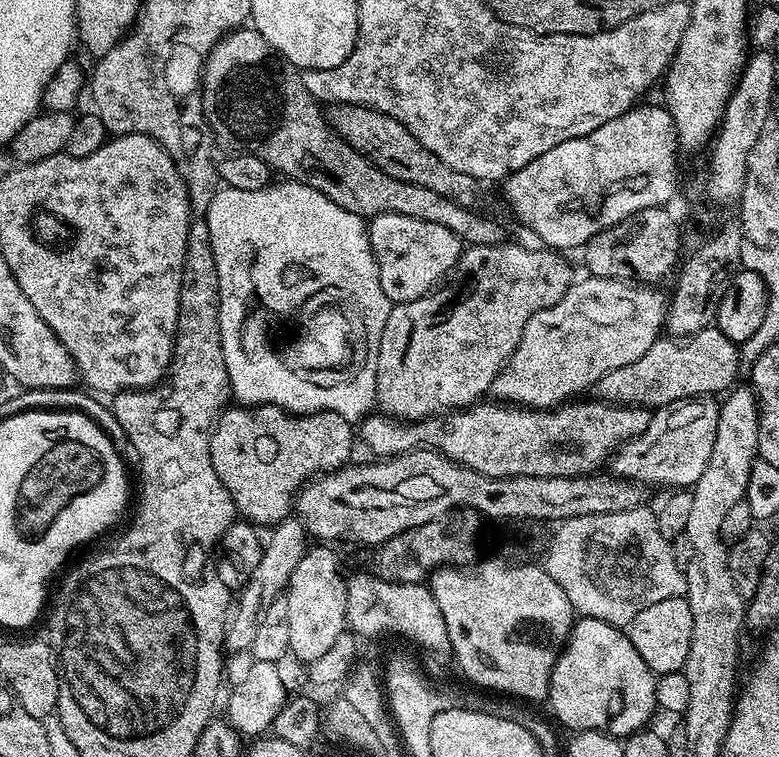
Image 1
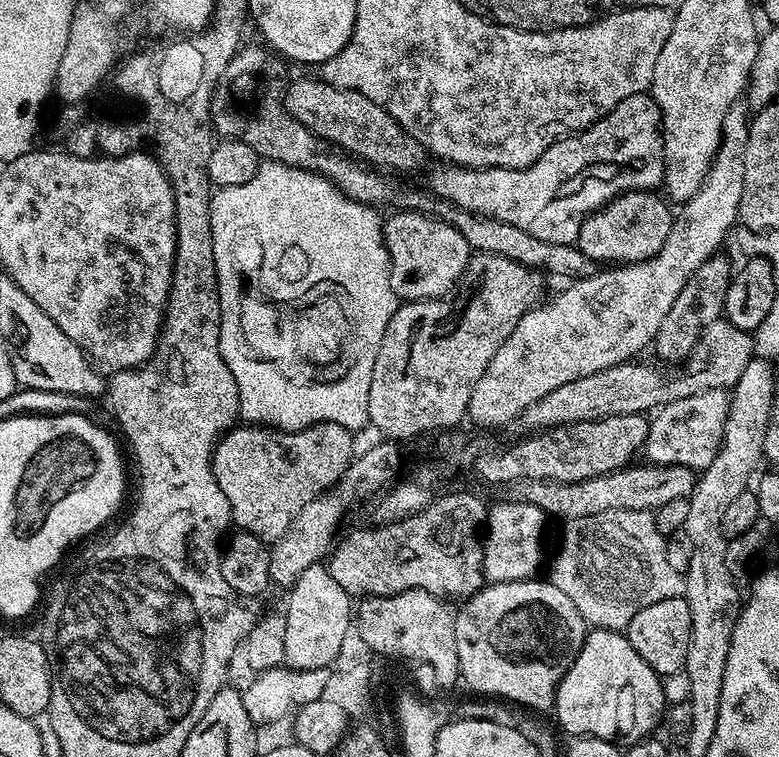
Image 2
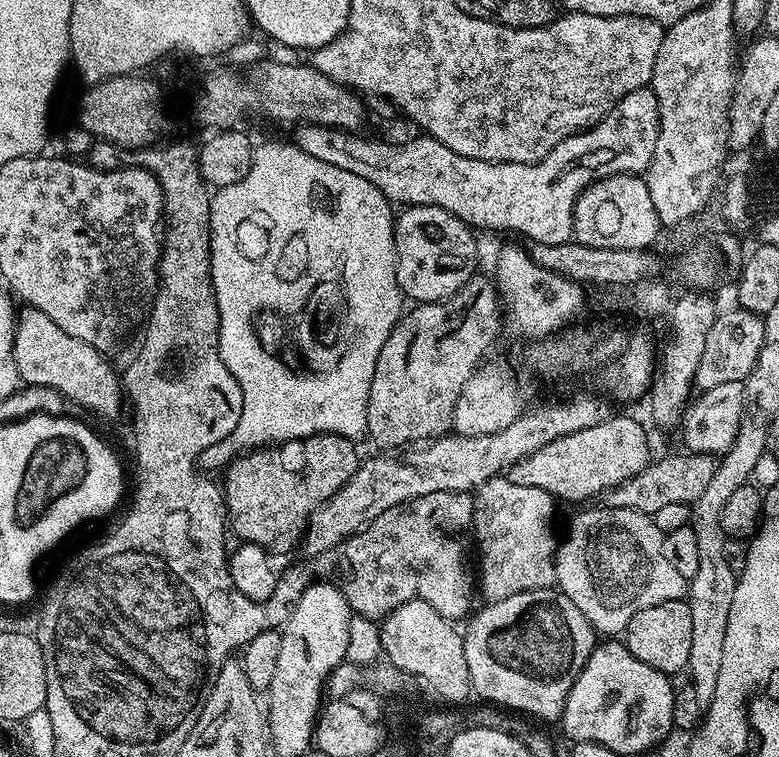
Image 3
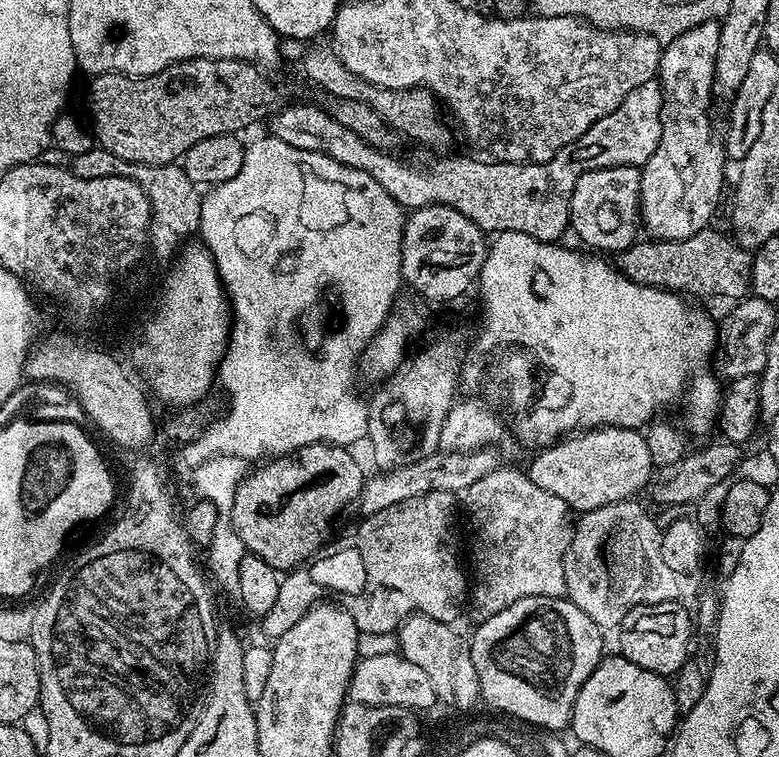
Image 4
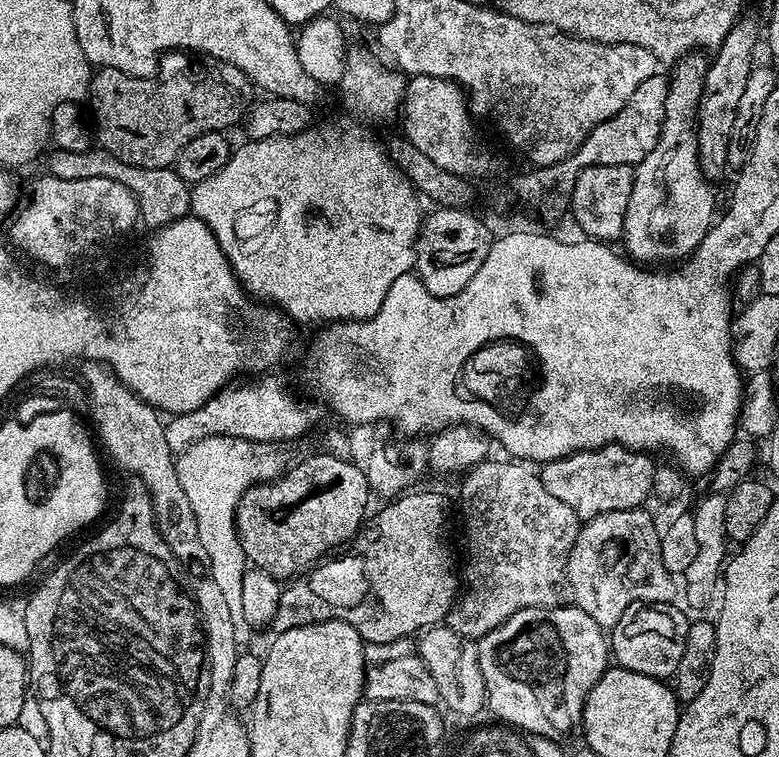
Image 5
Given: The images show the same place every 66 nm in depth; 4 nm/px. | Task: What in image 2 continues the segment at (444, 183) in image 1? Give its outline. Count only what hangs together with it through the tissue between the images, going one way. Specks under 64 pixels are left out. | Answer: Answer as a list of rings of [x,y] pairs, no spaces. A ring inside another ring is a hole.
[[[319,78],[296,80],[290,84],[287,85],[288,93],[282,96],[284,107],[294,119],[302,122],[302,126],[327,140],[329,145],[389,173],[412,172],[423,166],[426,149],[389,112],[382,110],[378,102],[370,102],[366,94],[327,84]]]

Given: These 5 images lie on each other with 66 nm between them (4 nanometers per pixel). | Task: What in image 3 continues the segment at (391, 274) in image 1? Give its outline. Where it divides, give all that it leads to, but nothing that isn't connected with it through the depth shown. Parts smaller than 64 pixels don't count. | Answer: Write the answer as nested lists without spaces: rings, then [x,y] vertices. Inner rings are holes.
[[[414,204],[403,209],[404,212],[399,213],[398,219],[395,221],[396,226],[396,277],[398,278],[398,286],[400,291],[404,293],[409,301],[419,302],[422,304],[437,304],[440,300],[449,300],[462,285],[468,281],[470,277],[477,271],[476,268],[476,236],[477,233],[468,225],[461,222],[454,214],[450,214],[446,210],[442,210],[438,206],[422,206]]]

